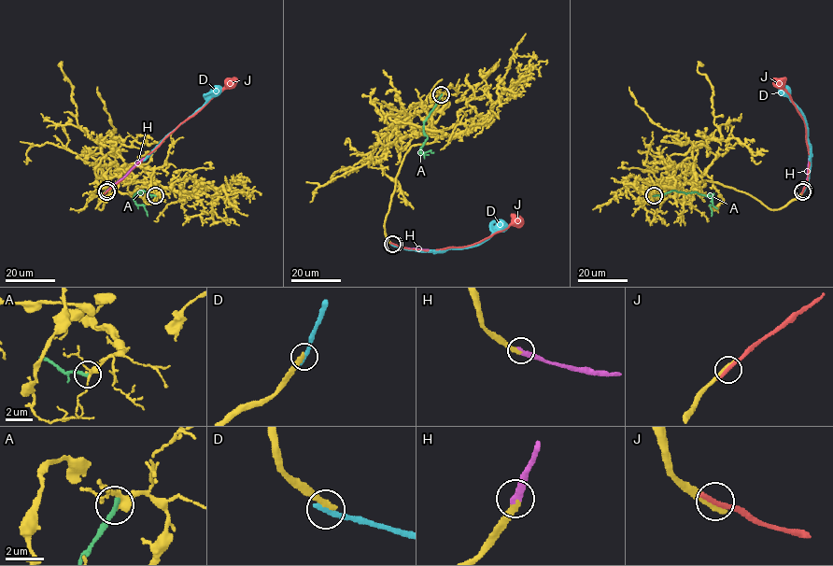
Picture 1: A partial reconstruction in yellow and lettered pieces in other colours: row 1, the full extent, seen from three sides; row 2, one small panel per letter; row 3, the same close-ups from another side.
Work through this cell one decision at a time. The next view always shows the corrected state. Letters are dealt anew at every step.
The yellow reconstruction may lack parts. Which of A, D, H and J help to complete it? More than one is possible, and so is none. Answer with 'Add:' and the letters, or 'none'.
Add: H

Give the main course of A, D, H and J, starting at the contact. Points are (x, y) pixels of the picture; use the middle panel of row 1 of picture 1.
A: (441, 94), (424, 121), (424, 134), (427, 138), (419, 153), (433, 152)
D: (392, 245), (422, 251), (468, 248), (484, 242), (505, 223)
H: (394, 245), (429, 250)
J: (392, 243), (424, 250), (462, 247), (523, 220)

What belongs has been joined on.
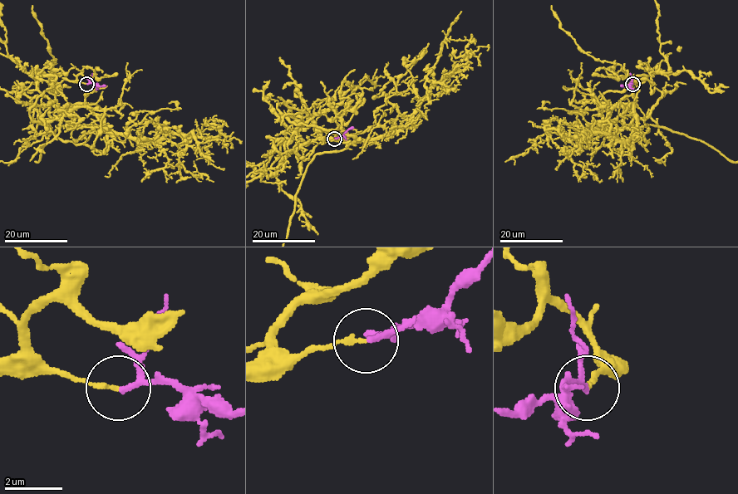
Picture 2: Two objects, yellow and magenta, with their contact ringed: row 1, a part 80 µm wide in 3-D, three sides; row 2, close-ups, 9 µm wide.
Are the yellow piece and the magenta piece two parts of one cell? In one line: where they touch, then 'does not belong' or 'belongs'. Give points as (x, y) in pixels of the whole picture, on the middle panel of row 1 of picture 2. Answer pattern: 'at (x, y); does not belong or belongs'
at (334, 139); does not belong

